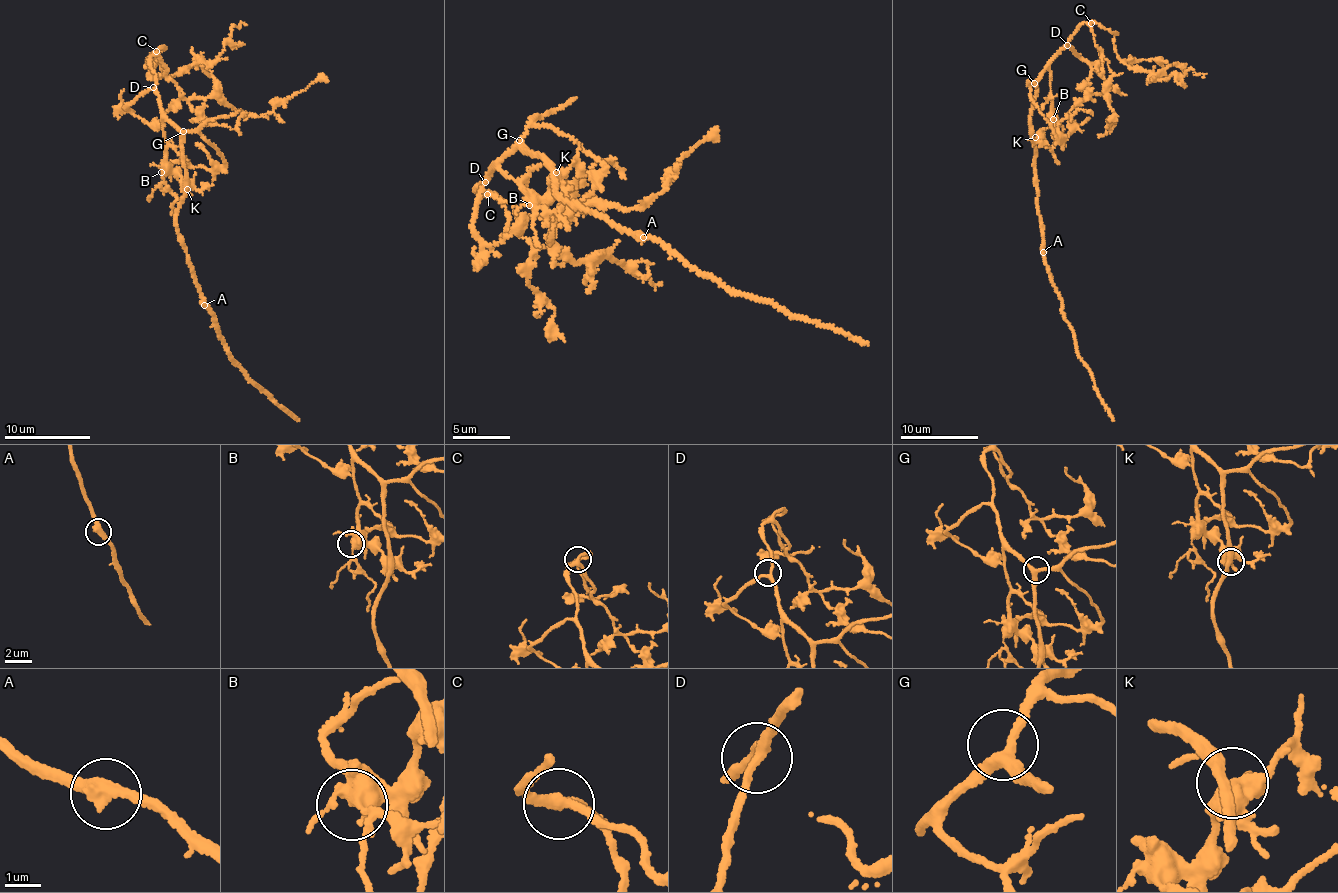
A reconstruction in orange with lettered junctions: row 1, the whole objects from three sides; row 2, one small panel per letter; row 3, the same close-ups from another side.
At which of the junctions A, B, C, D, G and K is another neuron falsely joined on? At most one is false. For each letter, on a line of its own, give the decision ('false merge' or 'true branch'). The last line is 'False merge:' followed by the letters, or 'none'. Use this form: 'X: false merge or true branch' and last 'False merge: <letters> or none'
A: true branch
B: true branch
C: true branch
D: true branch
G: true branch
K: true branch
False merge: none

